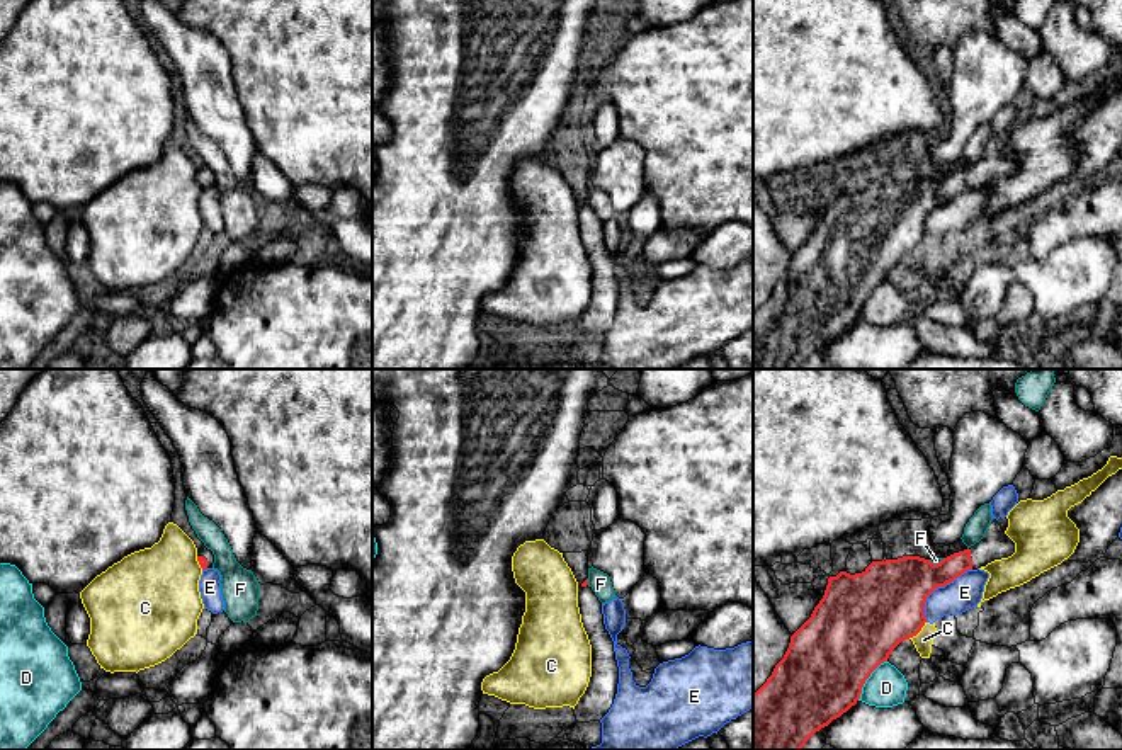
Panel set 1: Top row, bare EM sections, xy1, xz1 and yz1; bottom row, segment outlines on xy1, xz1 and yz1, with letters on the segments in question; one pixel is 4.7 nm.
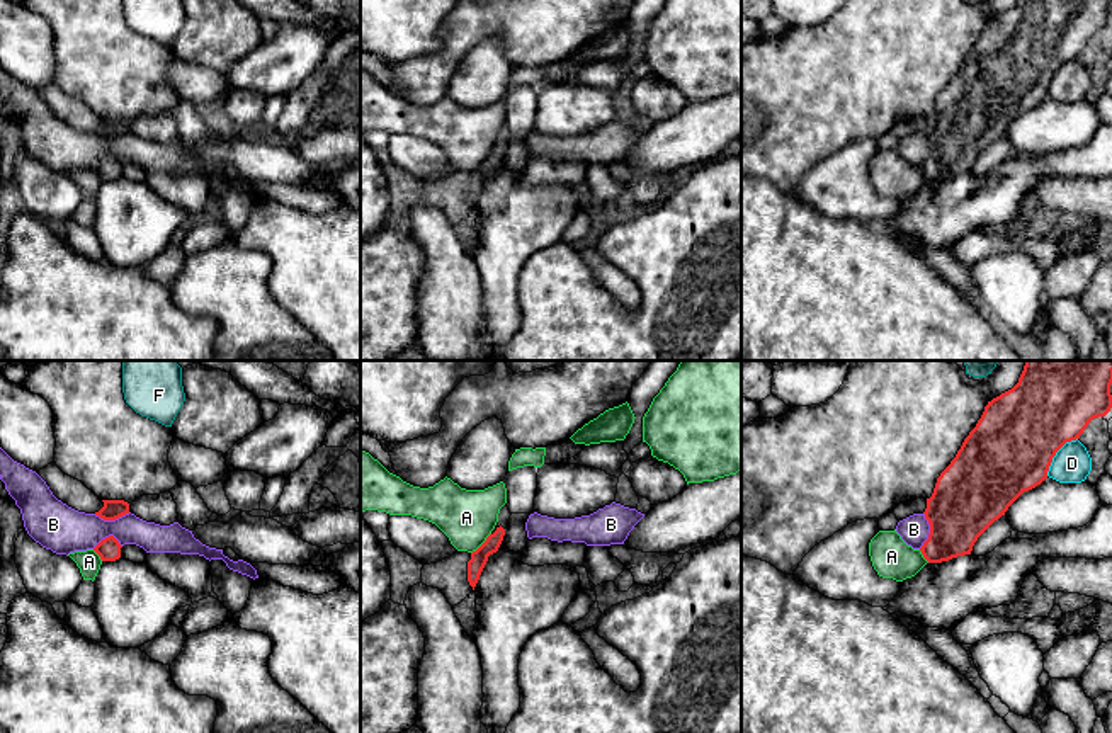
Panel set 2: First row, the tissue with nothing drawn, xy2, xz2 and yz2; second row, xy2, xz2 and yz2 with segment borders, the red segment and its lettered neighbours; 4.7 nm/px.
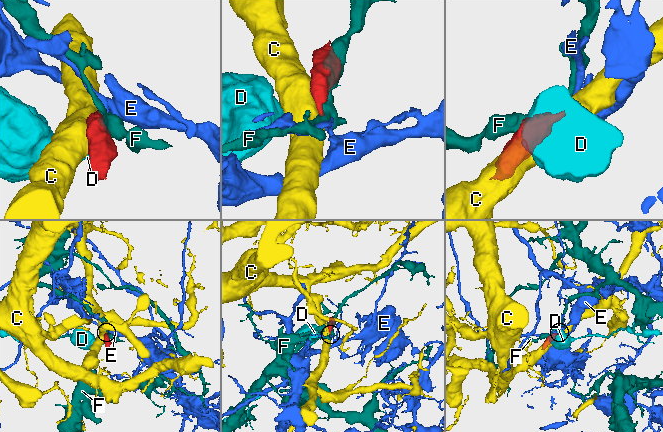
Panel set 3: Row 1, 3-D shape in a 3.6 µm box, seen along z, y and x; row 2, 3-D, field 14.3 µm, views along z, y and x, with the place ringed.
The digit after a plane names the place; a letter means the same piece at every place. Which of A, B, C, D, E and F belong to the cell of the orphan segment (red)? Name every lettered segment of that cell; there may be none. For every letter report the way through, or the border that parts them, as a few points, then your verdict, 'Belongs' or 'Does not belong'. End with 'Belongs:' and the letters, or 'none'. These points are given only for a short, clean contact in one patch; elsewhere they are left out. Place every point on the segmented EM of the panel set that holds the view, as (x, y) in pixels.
A: Boundary: xz2 (490, 533), (471, 553). Does not belong
B: Boundary: yz2 (924, 512), (929, 522), (929, 538), (919, 548). Does not belong
C: Does not belong
D: Boundary: yz2 (1077, 437), (1056, 453), (1046, 475). Does not belong
E: Boundary: yz1 (971, 568), (939, 585), (927, 597), (925, 621). Does not belong
F: Does not belong
Belongs: none

